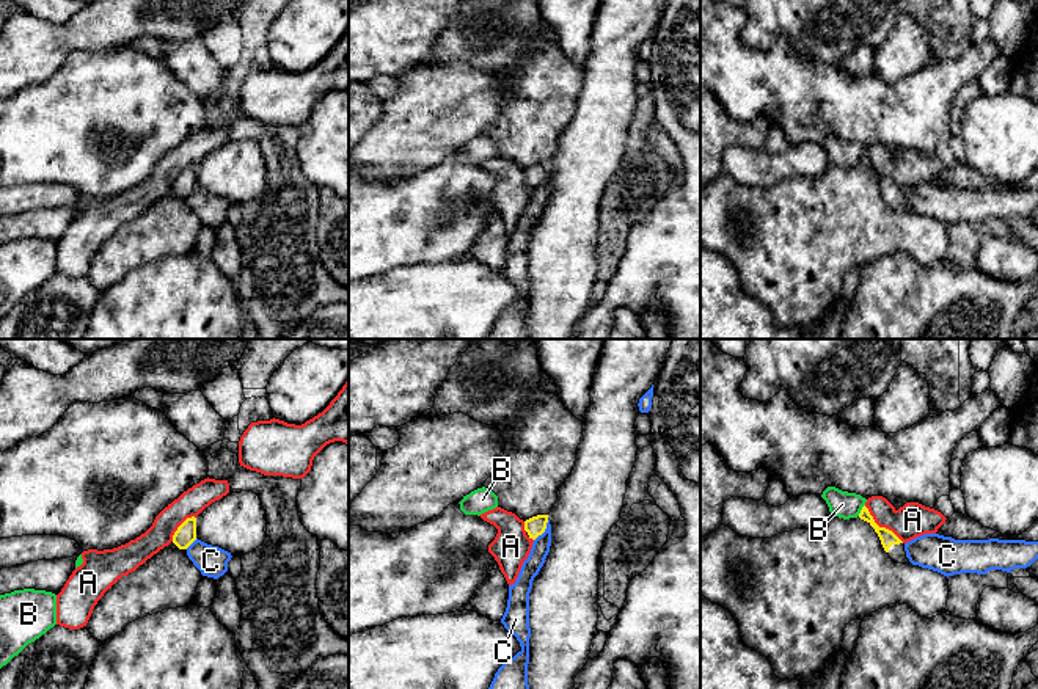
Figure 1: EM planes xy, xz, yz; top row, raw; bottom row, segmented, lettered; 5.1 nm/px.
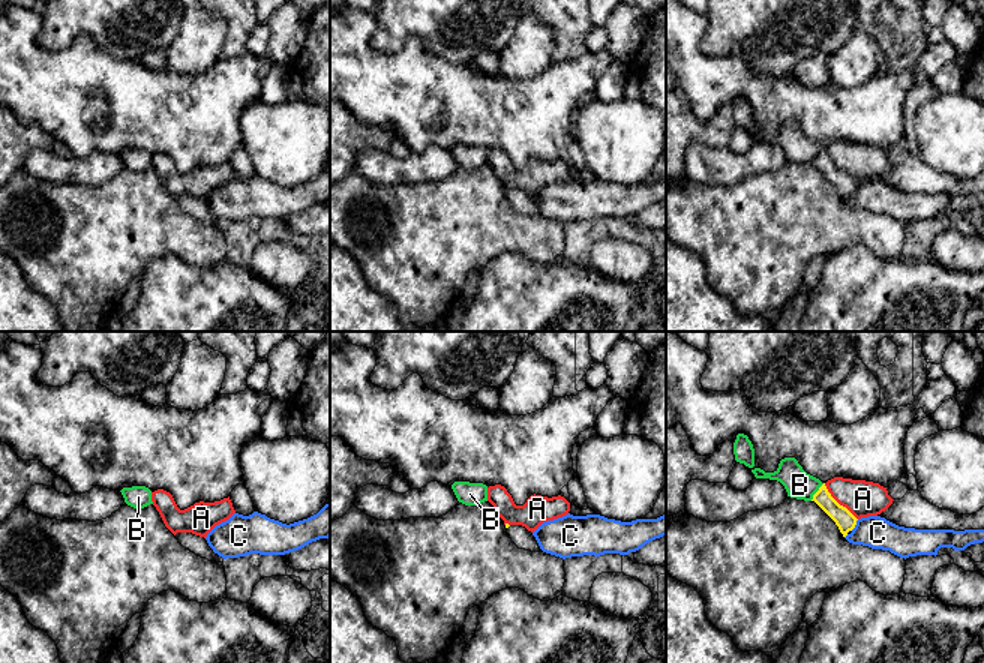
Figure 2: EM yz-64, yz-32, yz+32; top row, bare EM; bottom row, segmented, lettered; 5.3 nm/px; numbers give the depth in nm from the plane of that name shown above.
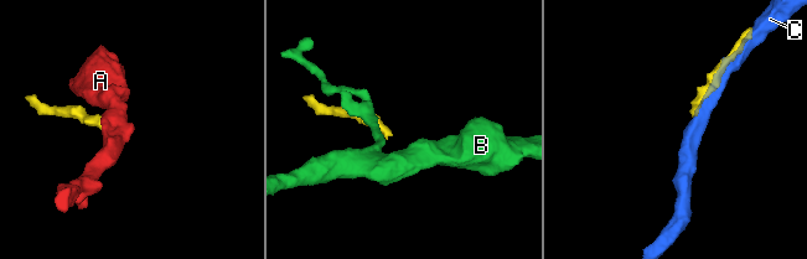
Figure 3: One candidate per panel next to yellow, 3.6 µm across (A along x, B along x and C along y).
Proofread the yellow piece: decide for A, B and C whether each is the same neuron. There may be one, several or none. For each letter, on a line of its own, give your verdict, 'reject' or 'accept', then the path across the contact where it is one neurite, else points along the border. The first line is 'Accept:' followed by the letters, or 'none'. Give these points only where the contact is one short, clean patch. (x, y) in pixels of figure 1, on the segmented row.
Accept: none
A: reject | along yz (864, 506), (880, 526), (891, 529), (903, 542)
B: reject | along yz (864, 504), (858, 515)
C: reject | along xz (548, 520), (544, 531), (534, 540)

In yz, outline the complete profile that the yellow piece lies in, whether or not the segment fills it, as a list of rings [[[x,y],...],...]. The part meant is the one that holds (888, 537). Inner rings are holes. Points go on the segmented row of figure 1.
[[[865,505],[862,507],[859,518],[867,521],[875,529],[884,551],[892,560],[895,560],[897,563],[911,563],[906,557],[905,543],[892,530],[879,527]]]

